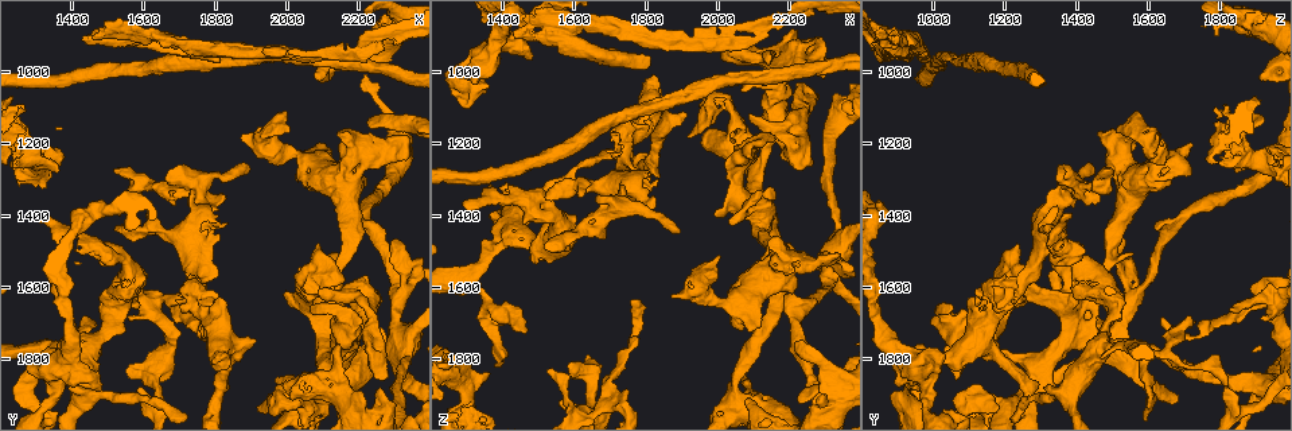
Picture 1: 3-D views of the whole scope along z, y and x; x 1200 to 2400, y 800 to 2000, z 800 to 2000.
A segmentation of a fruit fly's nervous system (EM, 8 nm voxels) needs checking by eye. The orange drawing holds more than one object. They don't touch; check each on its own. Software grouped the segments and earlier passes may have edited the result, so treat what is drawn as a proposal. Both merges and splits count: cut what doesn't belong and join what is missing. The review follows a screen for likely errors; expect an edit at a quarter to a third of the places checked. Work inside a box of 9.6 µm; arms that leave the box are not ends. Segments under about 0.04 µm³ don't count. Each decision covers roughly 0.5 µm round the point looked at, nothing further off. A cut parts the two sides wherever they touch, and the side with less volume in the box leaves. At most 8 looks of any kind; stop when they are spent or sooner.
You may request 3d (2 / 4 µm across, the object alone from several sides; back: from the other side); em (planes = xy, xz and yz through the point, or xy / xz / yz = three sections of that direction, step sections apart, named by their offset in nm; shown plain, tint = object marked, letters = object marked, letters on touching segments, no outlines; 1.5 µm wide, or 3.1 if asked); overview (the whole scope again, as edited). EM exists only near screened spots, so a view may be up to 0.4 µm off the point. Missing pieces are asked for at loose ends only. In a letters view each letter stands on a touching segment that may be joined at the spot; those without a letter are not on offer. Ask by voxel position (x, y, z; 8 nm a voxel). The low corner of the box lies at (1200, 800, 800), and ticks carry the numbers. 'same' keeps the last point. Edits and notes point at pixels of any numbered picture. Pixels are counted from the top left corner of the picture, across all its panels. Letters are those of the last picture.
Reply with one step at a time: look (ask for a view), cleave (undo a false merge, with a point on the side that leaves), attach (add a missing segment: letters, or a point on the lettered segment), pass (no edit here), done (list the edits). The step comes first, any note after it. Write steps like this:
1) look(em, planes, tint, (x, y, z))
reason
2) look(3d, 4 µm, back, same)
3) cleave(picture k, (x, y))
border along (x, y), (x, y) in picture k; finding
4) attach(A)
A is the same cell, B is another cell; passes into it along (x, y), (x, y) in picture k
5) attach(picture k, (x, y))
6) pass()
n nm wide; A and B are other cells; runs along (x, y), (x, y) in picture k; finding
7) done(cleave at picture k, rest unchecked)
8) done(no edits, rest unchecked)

look(3d, 4 µm, (1970, 1940, 1080))
abrupt turn

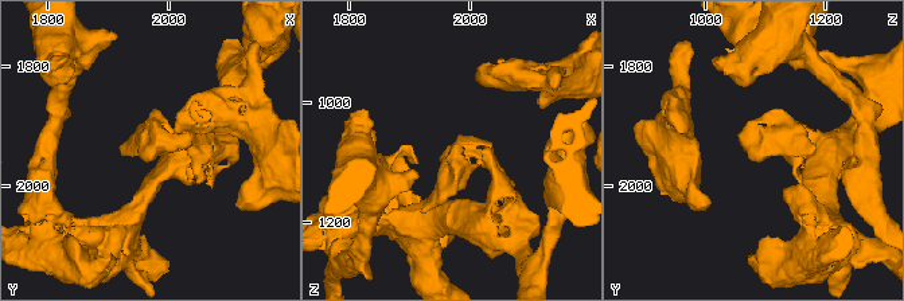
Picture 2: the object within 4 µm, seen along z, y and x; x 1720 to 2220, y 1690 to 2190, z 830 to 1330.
look(em, xz, step 4, tint, (1980, 1940, 1075))

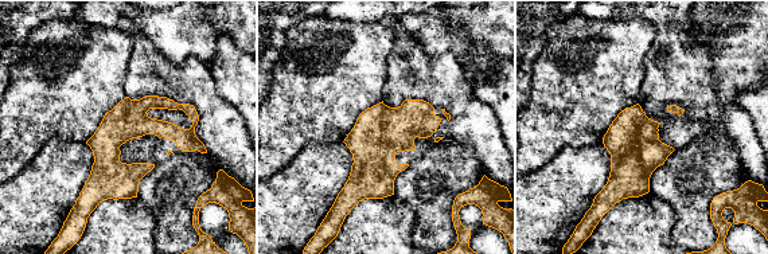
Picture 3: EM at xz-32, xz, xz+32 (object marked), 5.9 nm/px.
look(em, xz, step 4, letters, same)
what lies round it

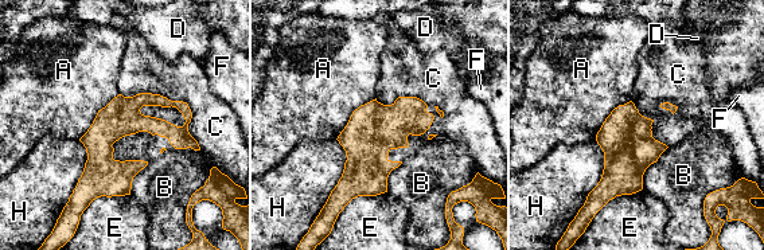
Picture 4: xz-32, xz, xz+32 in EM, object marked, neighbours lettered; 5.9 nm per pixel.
pass()
C touches over 600 nm; A, B, C, D, E, F and H are other cells; runs along (183, 105), (140, 100), (104, 136), (117, 191) in picture 4; all the same neuron

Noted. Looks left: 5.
look(em, planes, letters, (1680, 1360, 1460))
stops while still wide

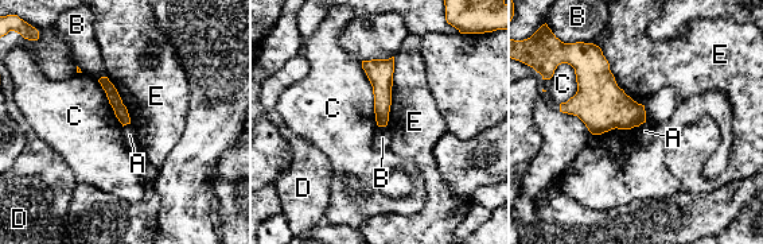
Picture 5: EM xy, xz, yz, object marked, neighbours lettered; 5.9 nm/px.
pass()
A, B, C, D and E are other cells; runs along (104, 80), (127, 120) in picture 5; no lettered segment goes on from it

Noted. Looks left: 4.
look(3d, 2 µm, (1360, 1280, 1840))
branch stops here

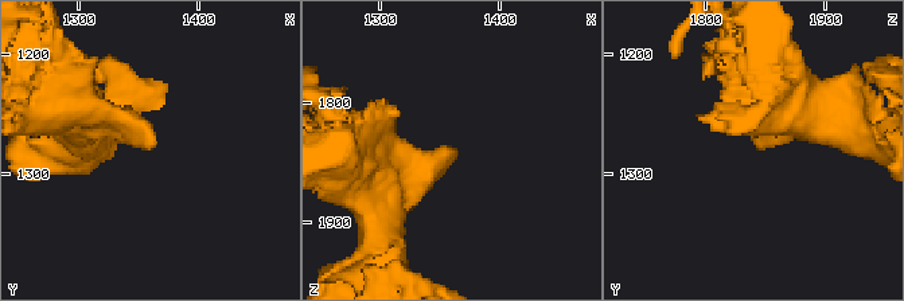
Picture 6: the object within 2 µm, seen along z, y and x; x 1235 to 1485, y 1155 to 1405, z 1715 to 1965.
look(em, planes, letters, (1356, 1278, 1842))

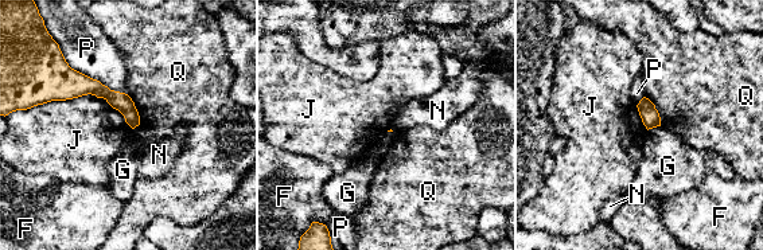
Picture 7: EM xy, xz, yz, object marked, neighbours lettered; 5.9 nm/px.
pass()
F, G, J, N, P and Q are other cells; border along (38, 104), (94, 94), (132, 129) in picture 7; no lettered segment goes on from it

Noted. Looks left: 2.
look(em, xz, step 8, tint, (1480, 1880, 970))
stops while still wide

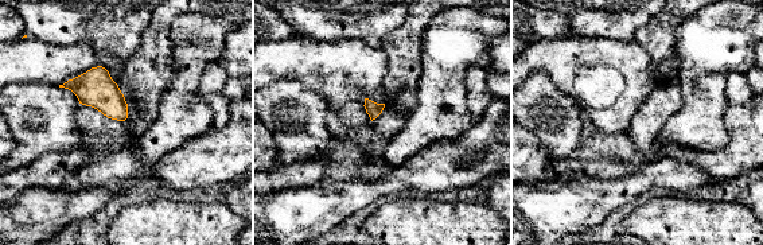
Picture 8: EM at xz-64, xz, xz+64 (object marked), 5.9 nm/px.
look(em, xz, step 8, letters, same)
what lies round it

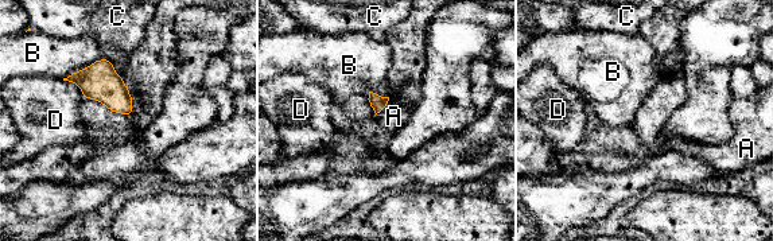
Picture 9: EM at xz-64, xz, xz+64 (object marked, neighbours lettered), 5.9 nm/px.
pass()
A, B, C and D are other cells; none of them fits

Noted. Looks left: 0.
done(no edits, rest unchecked)

